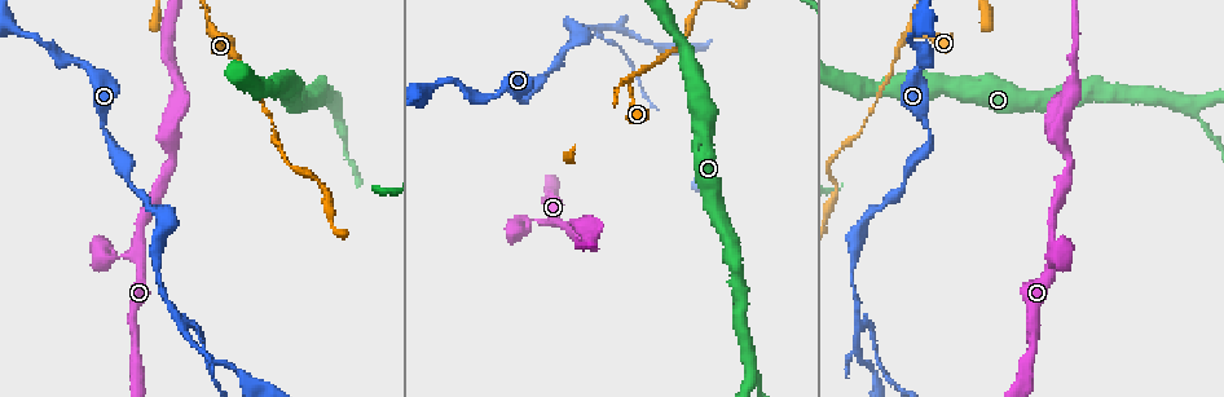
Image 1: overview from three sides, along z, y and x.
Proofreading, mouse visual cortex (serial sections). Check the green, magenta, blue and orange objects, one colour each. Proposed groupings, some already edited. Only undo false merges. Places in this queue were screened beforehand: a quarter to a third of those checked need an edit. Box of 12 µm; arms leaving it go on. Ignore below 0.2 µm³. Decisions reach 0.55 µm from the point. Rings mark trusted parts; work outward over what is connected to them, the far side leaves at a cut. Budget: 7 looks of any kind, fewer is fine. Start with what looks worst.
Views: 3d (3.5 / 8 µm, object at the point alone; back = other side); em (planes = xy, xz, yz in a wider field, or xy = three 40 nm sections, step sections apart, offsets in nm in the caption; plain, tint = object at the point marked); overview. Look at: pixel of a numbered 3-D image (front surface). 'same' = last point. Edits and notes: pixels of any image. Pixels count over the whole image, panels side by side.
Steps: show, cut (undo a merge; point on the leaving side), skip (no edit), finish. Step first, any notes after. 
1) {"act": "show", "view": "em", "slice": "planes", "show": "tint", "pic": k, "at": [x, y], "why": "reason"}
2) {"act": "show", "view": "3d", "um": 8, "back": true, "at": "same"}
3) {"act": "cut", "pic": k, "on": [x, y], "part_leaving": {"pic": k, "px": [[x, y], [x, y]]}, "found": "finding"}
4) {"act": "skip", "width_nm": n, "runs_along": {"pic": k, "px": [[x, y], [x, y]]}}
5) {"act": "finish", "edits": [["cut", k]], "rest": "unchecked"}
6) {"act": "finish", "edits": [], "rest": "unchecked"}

{"act": "show", "view": "3d", "um": 3.5, "pic": 1, "at": [627, 78], "why": "a fork"}

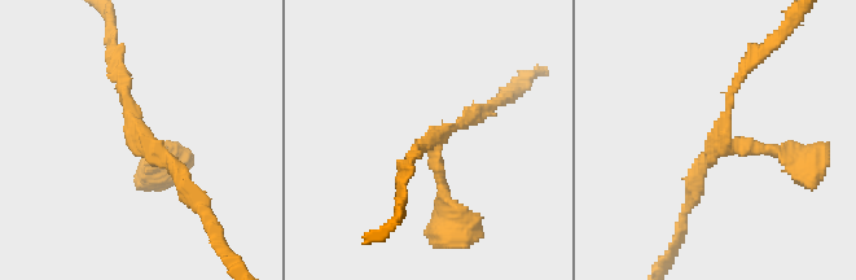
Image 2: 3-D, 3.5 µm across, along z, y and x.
{"act": "show", "view": "em", "slice": "planes", "show": "tint", "pic": 2, "at": [432, 145], "why": "shape alone is not enough"}

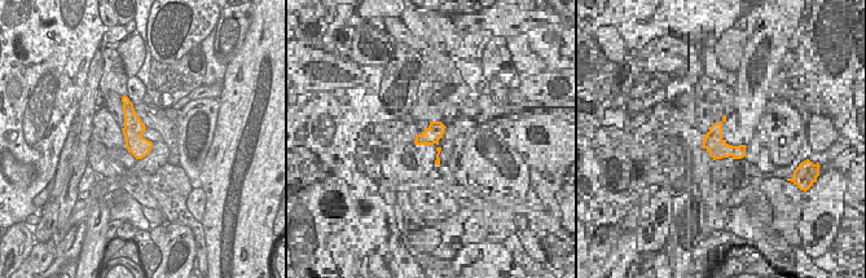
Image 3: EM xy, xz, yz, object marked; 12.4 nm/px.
{"act": "skip", "found": "one cell here"}

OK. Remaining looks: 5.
{"act": "show", "view": "3d", "um": 8, "back": true, "pic": 1, "at": [580, 37]}

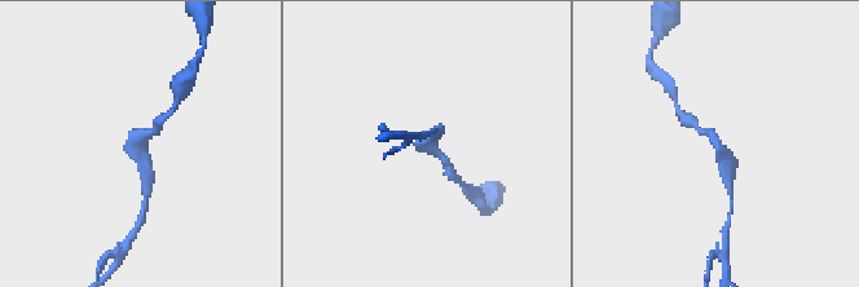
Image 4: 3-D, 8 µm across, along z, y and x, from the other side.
{"act": "show", "view": "3d", "um": 3.5, "pic": 4, "at": [718, 139], "why": "closer look"}

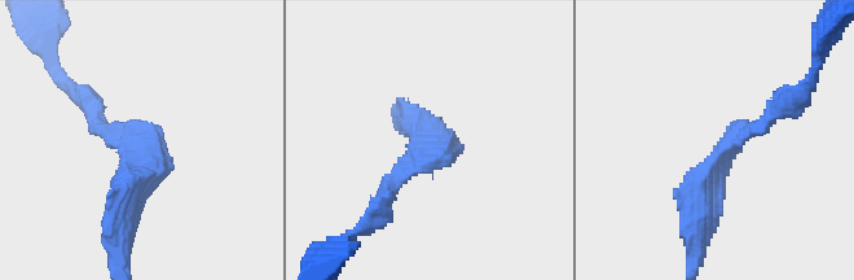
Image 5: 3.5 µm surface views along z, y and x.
{"act": "show", "view": "em", "slice": "xy", "step": 2, "show": "tint", "pic": 5, "at": [146, 149], "arm_widths_nm": [200, 300]}

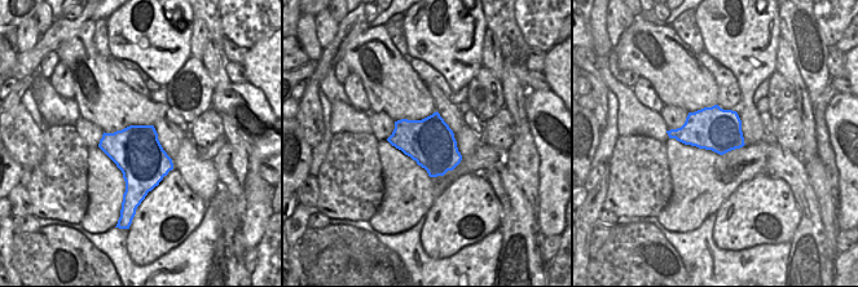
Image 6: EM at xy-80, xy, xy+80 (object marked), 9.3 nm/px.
{"act": "skip", "width_nm": 460, "runs_along": {"pic": 5, "px": [[778, 105], [727, 145], [698, 221]]}, "found": "one cell here"}

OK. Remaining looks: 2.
{"act": "finish", "edits": [], "rest": "unchecked"}

